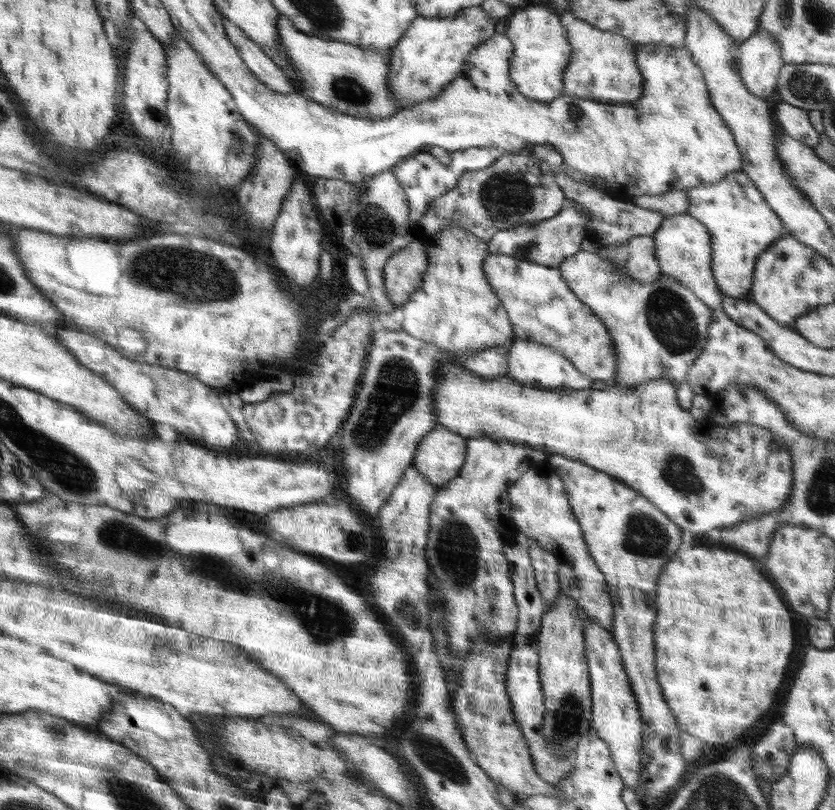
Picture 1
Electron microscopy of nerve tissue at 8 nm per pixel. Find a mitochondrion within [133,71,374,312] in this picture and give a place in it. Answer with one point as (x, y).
(239, 141)

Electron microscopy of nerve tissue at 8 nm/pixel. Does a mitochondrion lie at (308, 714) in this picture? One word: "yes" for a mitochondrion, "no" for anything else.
no

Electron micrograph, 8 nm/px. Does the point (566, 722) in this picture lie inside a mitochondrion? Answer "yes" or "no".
yes

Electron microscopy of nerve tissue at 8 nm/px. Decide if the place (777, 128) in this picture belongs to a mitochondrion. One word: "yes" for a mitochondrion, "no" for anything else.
no

